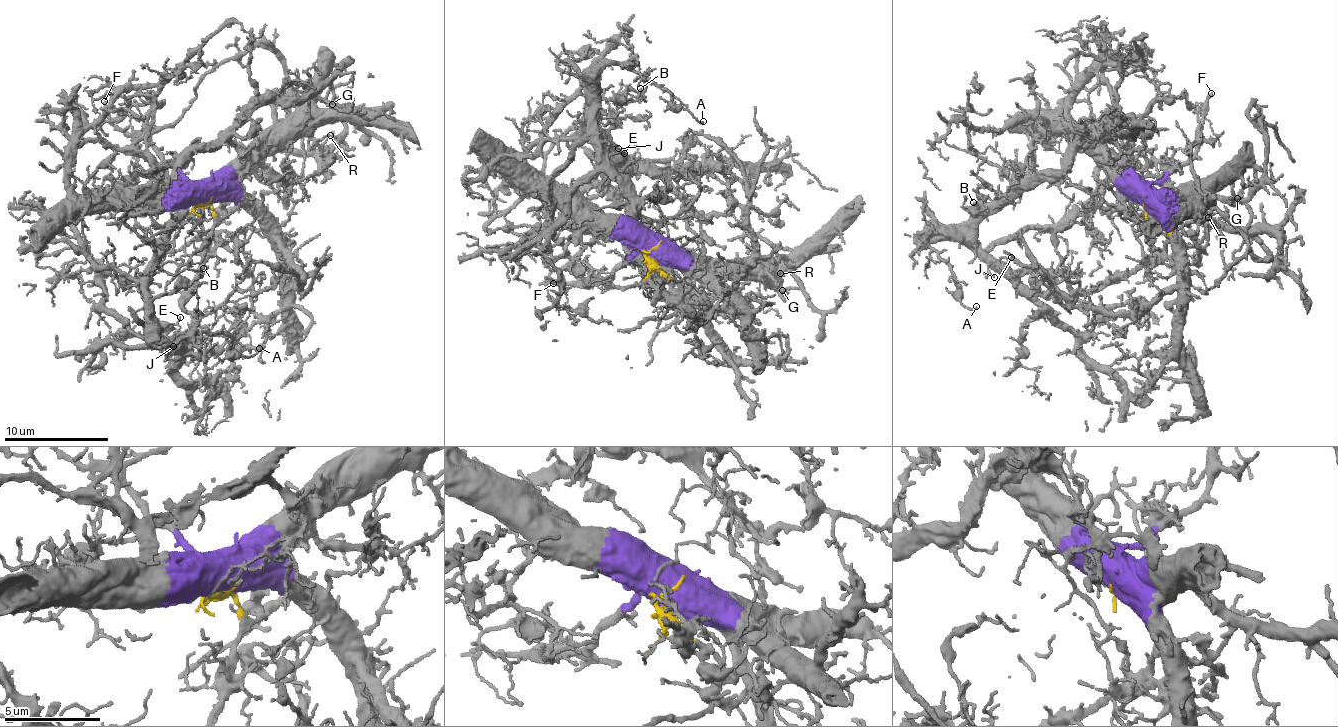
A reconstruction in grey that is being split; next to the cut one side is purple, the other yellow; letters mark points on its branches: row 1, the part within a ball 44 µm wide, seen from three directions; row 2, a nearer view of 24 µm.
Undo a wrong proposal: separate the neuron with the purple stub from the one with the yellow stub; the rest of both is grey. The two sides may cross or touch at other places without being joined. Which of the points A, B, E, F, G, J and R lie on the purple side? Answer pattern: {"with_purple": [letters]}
{"with_purple": ["F", "G", "R"]}

